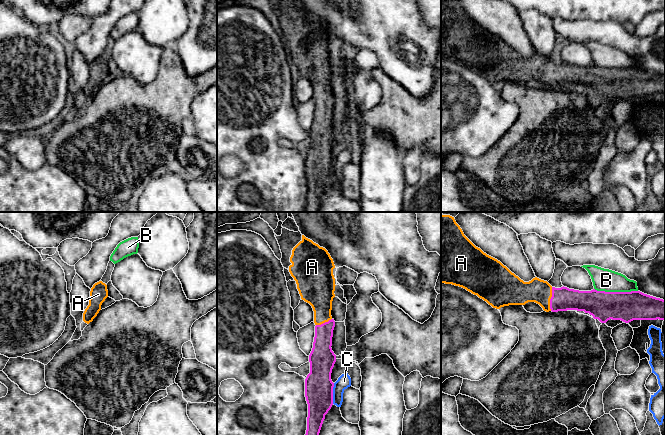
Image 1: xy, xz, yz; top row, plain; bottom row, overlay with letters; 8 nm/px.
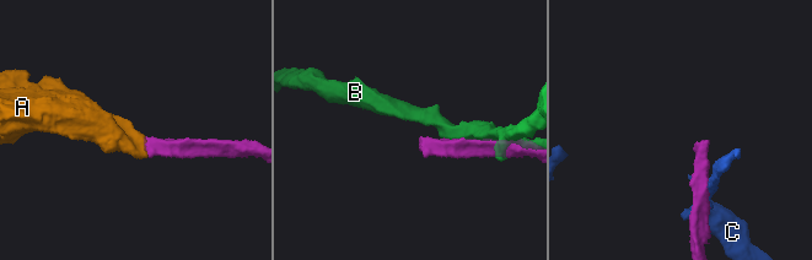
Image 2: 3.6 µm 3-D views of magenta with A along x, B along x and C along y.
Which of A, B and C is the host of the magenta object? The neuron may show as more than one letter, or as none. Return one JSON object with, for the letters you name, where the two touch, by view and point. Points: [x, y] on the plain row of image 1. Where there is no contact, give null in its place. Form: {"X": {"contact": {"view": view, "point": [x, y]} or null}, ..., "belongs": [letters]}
{"A": {"contact": {"view": "yz", "point": [550, 75]}}, "belongs": ["A"]}

